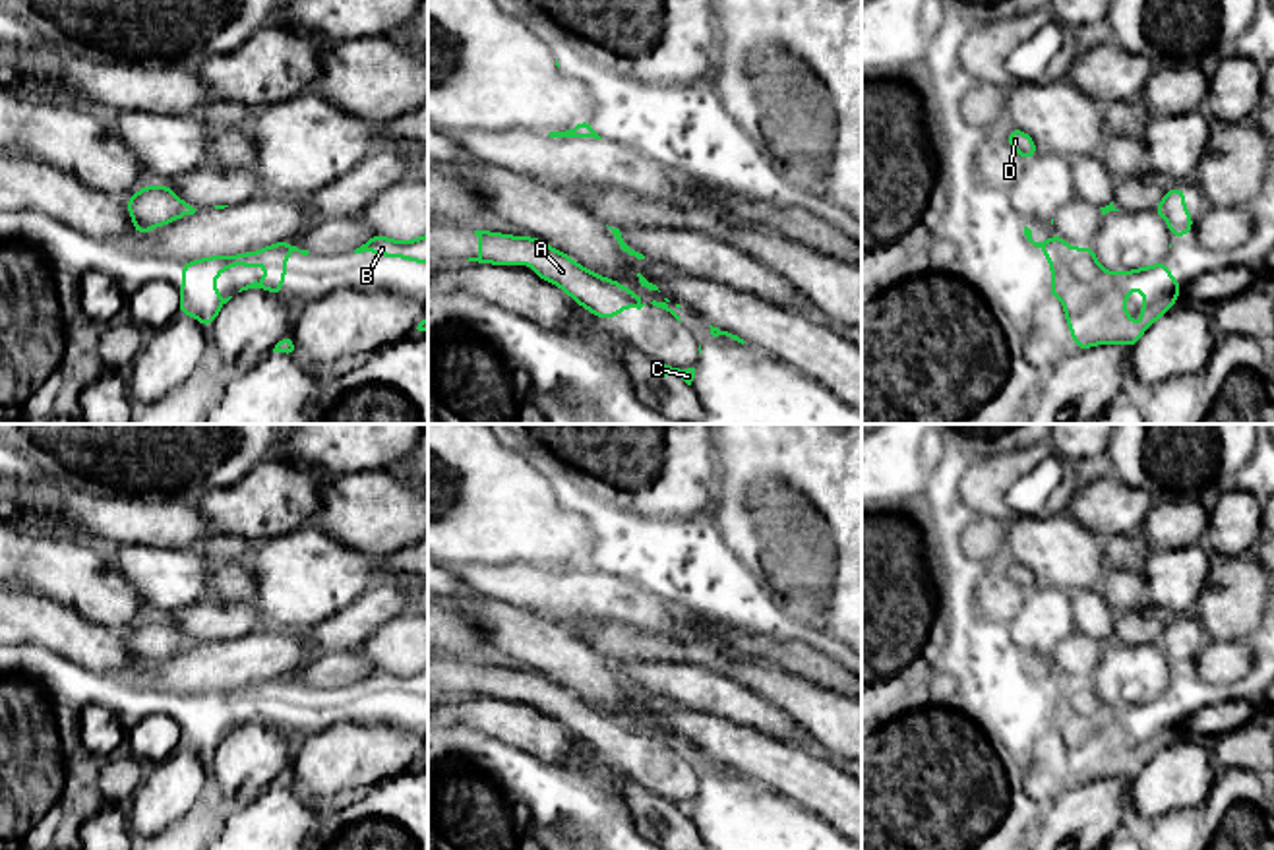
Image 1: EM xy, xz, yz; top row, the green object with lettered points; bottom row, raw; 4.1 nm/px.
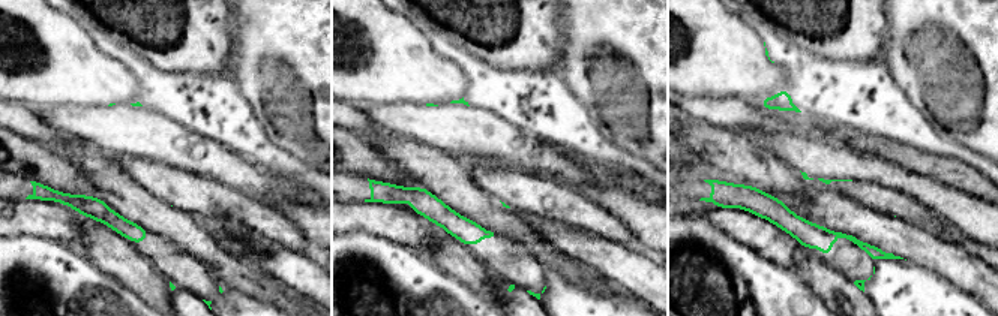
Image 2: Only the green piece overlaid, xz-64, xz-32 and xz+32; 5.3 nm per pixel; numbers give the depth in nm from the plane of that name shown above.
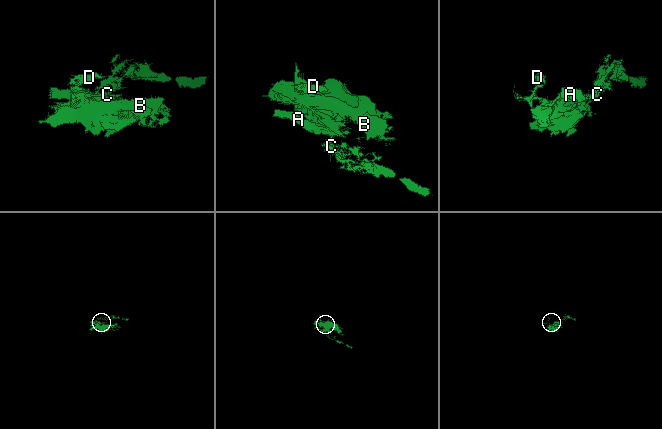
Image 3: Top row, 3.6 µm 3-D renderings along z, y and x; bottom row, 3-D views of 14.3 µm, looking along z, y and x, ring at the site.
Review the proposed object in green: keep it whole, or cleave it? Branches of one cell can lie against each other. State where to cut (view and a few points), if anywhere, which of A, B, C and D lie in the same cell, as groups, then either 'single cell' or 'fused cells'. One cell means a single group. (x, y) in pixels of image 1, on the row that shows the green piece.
no cut | A B C D | single cell

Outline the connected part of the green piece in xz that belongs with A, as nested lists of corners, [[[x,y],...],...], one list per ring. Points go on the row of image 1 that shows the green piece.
[[[474,230],[480,256],[467,261],[511,267],[513,261],[531,265],[534,275],[550,281],[569,294],[581,308],[602,319],[614,319],[625,308],[641,310],[641,296],[620,281],[610,281],[571,259],[567,254],[532,236],[511,236],[490,230]]]

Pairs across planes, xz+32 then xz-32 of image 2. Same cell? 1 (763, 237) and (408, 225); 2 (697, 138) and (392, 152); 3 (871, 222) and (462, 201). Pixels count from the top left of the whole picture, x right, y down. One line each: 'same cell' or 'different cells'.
1: same cell
2: same cell
3: different cells

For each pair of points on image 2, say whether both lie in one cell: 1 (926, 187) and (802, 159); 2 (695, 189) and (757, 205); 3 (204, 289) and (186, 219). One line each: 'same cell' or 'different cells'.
1: same cell
2: same cell
3: different cells

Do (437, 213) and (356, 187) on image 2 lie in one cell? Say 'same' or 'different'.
same

